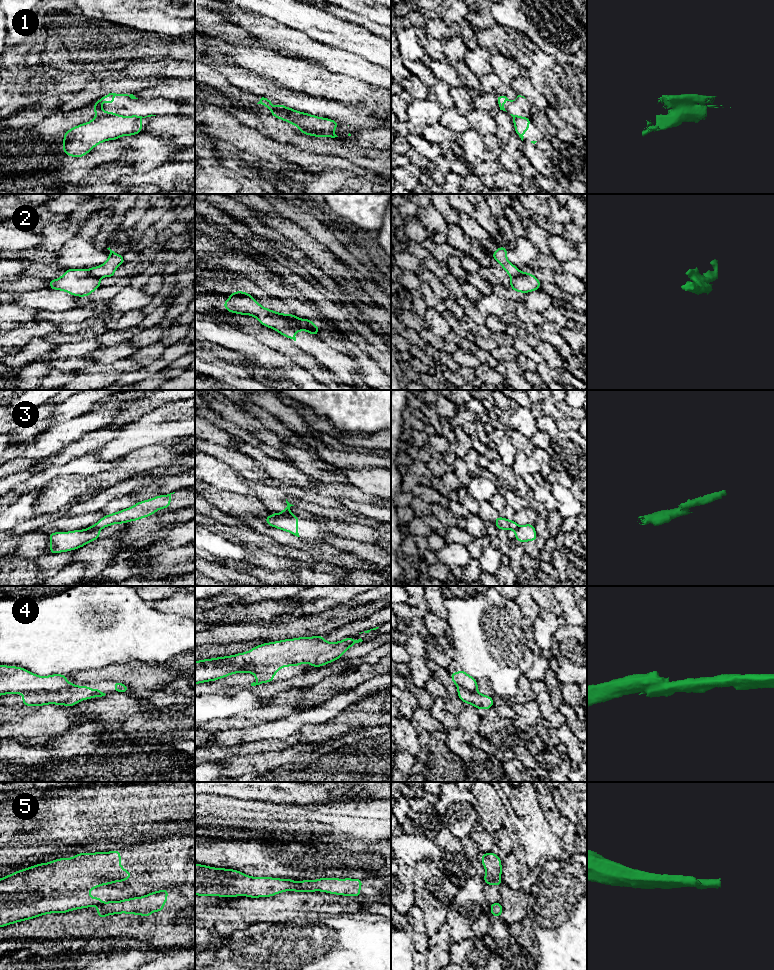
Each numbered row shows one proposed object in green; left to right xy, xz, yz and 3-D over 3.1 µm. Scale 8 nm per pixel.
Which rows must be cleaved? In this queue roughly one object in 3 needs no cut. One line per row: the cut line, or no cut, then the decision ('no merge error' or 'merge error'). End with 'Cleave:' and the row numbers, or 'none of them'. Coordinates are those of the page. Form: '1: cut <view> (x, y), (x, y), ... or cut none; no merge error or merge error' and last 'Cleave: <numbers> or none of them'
1: cut xz (270, 107), (275, 110), (281, 110), (287, 117); merge error
2: cut xz (286, 314), (304, 330); merge error
3: cut xy (88, 528), (100, 529); merge error
4: cut xy (74, 685), (53, 690), (26, 691), (24, 693); merge error
5: cut xz (297, 883), (292, 890); merge error
Cleave: 1, 2, 3, 4, 5

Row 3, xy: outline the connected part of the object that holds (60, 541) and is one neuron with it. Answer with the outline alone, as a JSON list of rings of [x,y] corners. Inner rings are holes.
[[[83,529],[68,532],[54,532],[49,534],[51,554],[67,552],[79,549],[87,543],[100,539],[99,533],[101,529]]]

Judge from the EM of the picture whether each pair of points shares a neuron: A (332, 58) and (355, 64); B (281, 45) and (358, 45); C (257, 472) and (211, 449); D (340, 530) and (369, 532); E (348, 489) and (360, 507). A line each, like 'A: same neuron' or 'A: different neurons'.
A: same neuron
B: different neurons
C: same neuron
D: same neuron
E: different neurons

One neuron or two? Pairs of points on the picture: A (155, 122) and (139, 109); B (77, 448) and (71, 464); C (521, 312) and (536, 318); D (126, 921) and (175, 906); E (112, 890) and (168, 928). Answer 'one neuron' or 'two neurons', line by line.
A: two neurons
B: one neuron
C: one neuron
D: one neuron
E: two neurons

